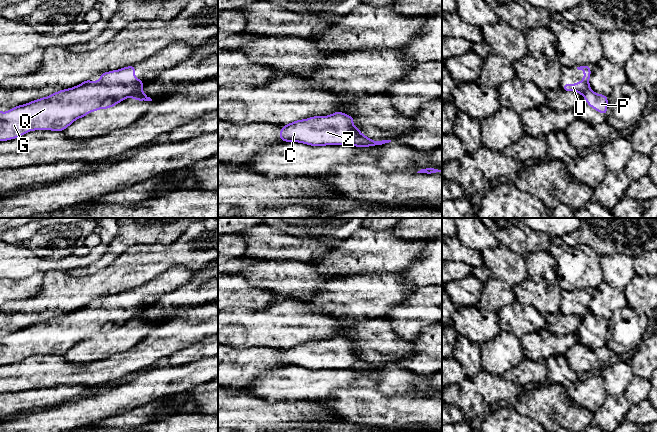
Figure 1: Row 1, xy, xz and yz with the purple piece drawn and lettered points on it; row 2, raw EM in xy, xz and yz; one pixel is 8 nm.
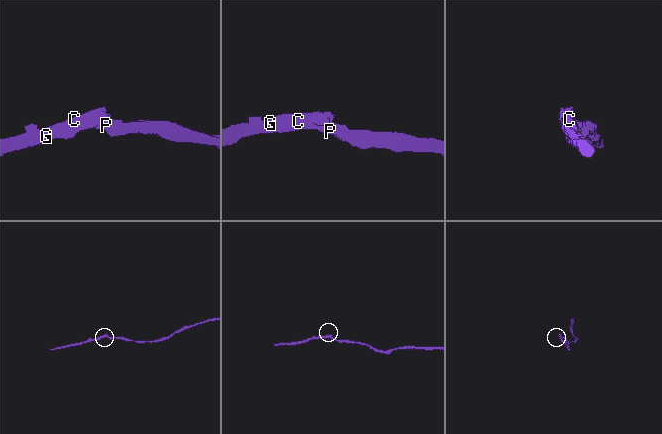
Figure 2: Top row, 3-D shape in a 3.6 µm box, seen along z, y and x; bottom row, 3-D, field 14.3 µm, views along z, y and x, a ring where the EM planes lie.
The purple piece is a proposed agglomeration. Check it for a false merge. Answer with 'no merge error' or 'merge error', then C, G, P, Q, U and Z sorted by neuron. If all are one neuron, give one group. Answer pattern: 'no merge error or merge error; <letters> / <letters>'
merge error; C G Q U Z / P

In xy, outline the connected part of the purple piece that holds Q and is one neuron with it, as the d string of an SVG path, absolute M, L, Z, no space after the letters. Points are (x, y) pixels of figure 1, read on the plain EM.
M132 289L104 296L98 305L88 303L77 310L15 330L4 337L0 335L0 365L12 364L35 354L64 355L77 343L122 326L134 315L141 313L143 307L143 303L135 302L135 289Z

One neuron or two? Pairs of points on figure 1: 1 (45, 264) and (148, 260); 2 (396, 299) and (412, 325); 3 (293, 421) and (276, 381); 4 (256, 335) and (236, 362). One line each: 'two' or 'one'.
1: two
2: two
3: two
4: two

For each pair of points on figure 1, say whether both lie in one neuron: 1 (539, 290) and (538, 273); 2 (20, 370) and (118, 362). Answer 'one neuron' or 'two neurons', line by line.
1: two neurons
2: one neuron

